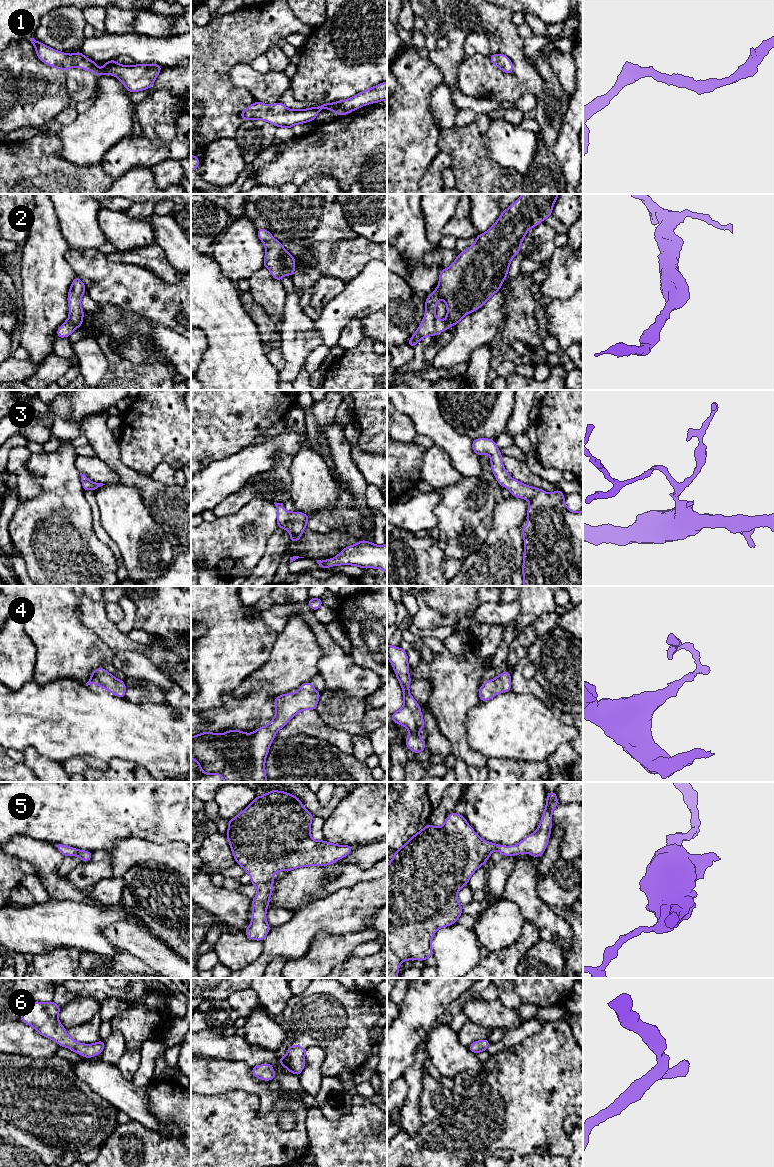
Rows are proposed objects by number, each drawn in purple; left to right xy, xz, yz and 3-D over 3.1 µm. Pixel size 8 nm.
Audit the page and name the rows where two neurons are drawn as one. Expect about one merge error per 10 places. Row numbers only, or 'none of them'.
none of them

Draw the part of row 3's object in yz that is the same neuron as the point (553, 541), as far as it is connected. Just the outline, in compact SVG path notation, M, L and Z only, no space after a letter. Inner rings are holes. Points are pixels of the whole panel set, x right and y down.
M475 439L472 448L479 457L490 455L491 469L502 487L507 487L512 496L530 502L526 517L529 524L521 528L524 538L524 586L583 586L583 512L573 512L565 505L561 489L549 494L512 479L503 466L502 455L494 440Z

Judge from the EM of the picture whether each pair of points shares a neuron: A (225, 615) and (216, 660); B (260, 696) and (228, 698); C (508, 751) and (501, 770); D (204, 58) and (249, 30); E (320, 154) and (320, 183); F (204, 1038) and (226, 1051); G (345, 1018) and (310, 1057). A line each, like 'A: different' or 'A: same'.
A: same
B: same
C: different
D: same
E: different
F: same
G: different

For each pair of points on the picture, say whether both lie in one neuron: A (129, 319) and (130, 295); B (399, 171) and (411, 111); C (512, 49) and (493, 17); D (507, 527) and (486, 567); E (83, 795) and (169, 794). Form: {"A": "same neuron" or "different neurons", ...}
{"A": "different neurons", "B": "same neuron", "C": "same neuron", "D": "same neuron", "E": "same neuron"}

